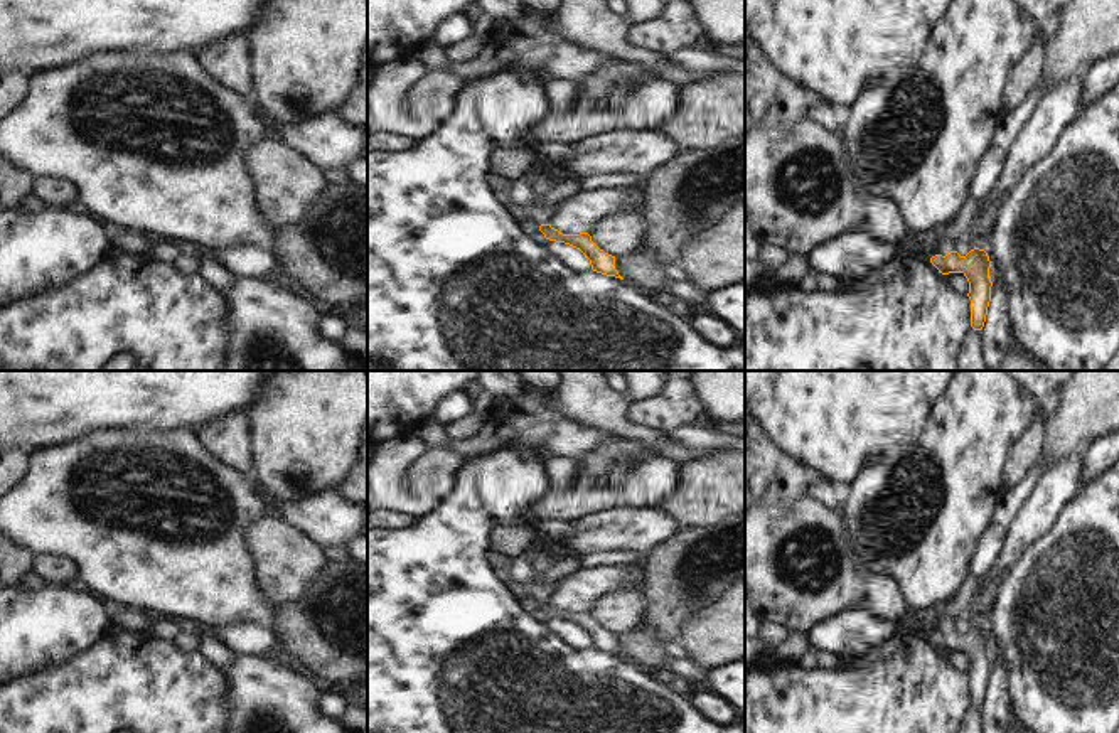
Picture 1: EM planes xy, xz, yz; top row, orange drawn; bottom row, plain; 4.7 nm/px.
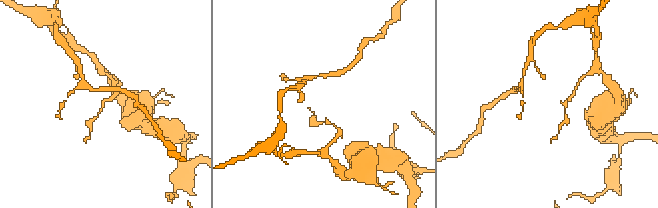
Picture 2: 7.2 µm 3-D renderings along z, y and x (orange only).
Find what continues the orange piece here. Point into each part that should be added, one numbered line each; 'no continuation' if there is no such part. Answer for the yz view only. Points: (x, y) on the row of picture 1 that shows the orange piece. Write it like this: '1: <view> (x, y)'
1: yz (932, 235)

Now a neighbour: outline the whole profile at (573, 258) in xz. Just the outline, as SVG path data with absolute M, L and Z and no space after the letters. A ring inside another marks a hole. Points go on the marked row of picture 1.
M549 241L544 246L556 259L560 259L563 265L568 268L581 273L585 270L590 270L590 259L576 248L565 244L565 243L556 243Z

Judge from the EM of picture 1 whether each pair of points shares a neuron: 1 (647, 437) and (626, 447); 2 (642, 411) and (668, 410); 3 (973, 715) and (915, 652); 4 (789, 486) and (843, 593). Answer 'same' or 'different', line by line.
1: different
2: same
3: different
4: different

